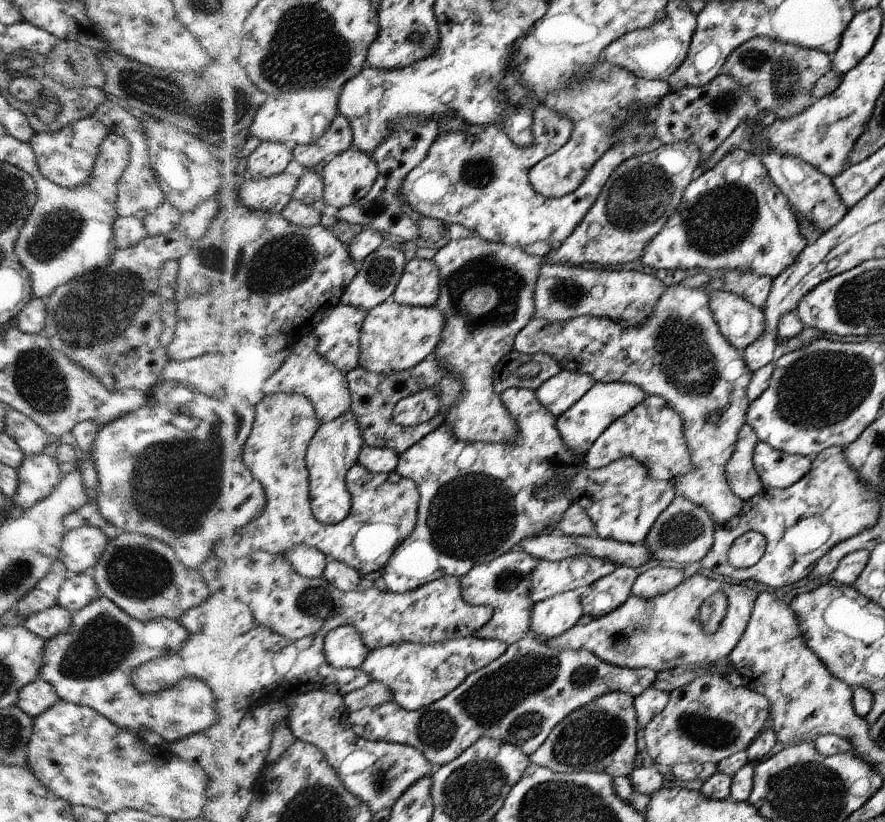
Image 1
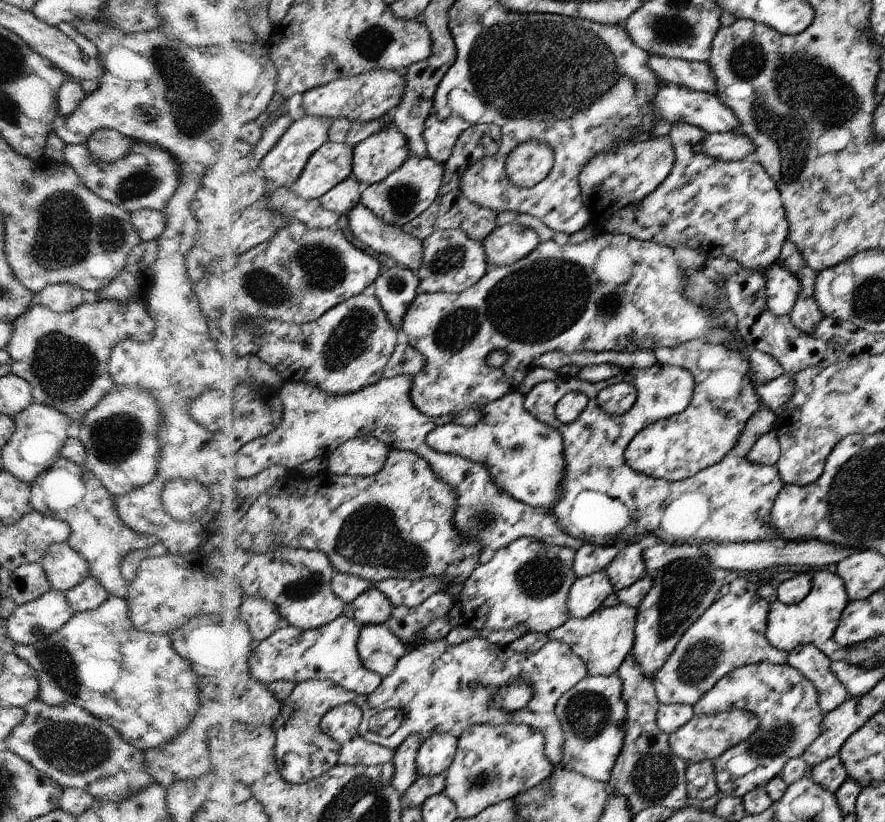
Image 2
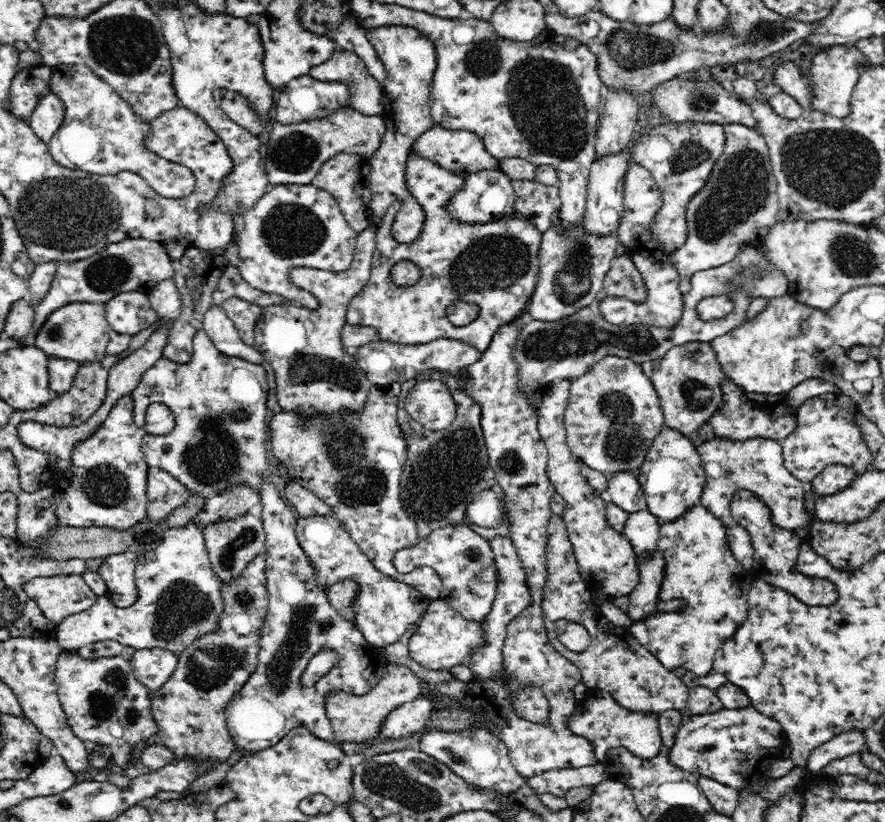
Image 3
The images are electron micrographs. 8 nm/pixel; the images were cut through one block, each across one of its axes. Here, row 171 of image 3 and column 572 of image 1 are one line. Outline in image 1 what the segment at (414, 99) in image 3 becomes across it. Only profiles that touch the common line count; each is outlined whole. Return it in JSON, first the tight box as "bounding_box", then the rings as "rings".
{"bounding_box":[535,369,595,418],"rings":[[[562,369],[559,374],[546,380],[535,391],[535,396],[548,412],[558,418],[575,407],[595,384],[595,378],[587,373]]]}

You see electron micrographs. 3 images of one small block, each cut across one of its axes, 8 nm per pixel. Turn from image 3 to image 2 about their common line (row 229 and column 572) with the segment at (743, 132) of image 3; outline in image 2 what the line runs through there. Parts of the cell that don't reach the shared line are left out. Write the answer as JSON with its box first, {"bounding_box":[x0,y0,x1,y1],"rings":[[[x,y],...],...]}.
{"bounding_box":[555,672,628,783],"rings":[[[617,672],[610,676],[586,675],[562,696],[555,711],[562,721],[566,738],[562,766],[607,783],[614,774],[627,738],[628,706],[623,698],[623,680]]]}

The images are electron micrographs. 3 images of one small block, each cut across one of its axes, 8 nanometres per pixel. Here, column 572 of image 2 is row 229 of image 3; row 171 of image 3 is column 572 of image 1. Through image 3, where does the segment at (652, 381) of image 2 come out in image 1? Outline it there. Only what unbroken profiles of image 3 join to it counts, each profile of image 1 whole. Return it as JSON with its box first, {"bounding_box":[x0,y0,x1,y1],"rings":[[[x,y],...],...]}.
{"bounding_box":[557,382,648,457],"rings":[[[596,382],[591,389],[569,411],[564,412],[557,418],[557,428],[564,439],[564,443],[581,457],[586,456],[592,448],[598,436],[617,419],[627,415],[628,412],[638,407],[644,400],[647,400],[648,393],[640,389],[638,385],[629,383],[602,383]]]}

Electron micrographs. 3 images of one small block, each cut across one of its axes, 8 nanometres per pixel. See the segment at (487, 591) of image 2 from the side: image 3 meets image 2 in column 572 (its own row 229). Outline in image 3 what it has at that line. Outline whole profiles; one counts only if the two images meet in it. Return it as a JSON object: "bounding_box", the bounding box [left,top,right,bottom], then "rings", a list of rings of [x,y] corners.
{"bounding_box":[528,211,618,322],"rings":[[[557,211],[552,218],[552,226],[542,233],[539,276],[528,304],[529,319],[540,322],[560,320],[592,304],[616,258],[614,253],[618,243],[617,230],[604,235],[587,234],[583,219],[572,226],[563,226]]]}

